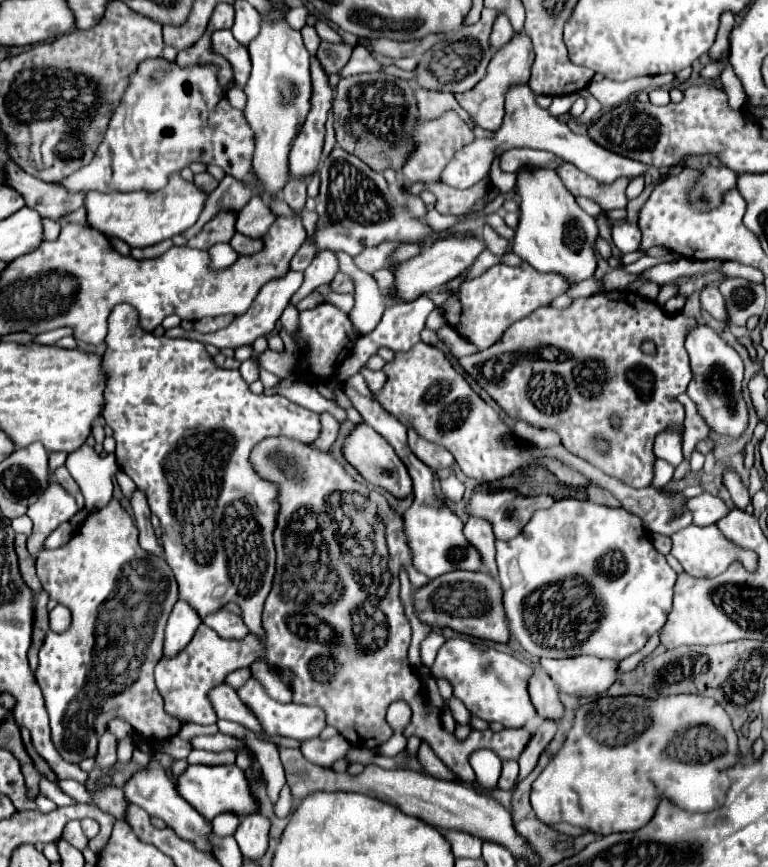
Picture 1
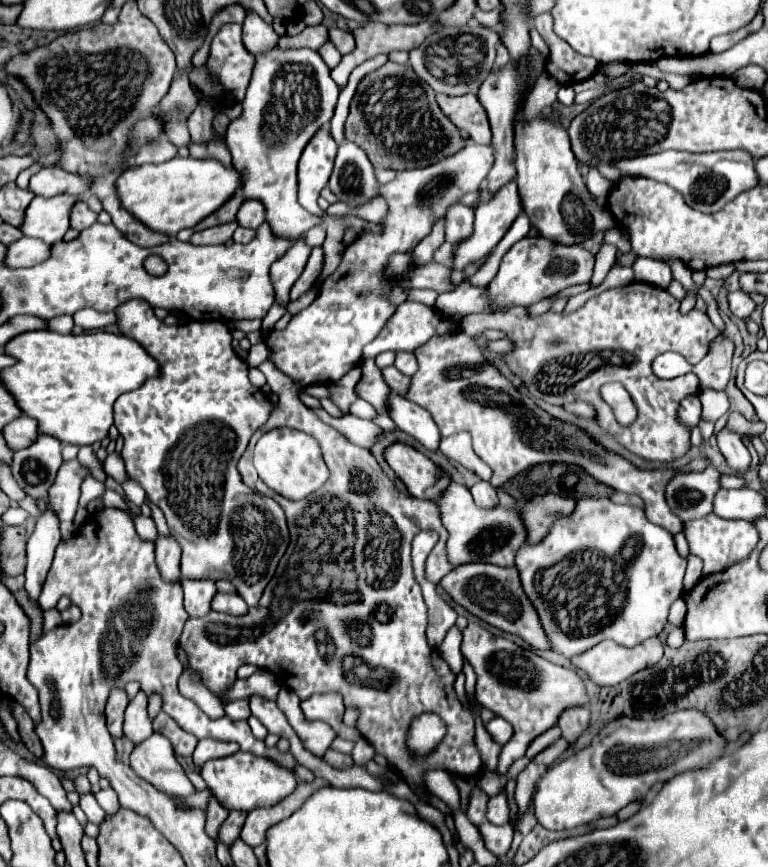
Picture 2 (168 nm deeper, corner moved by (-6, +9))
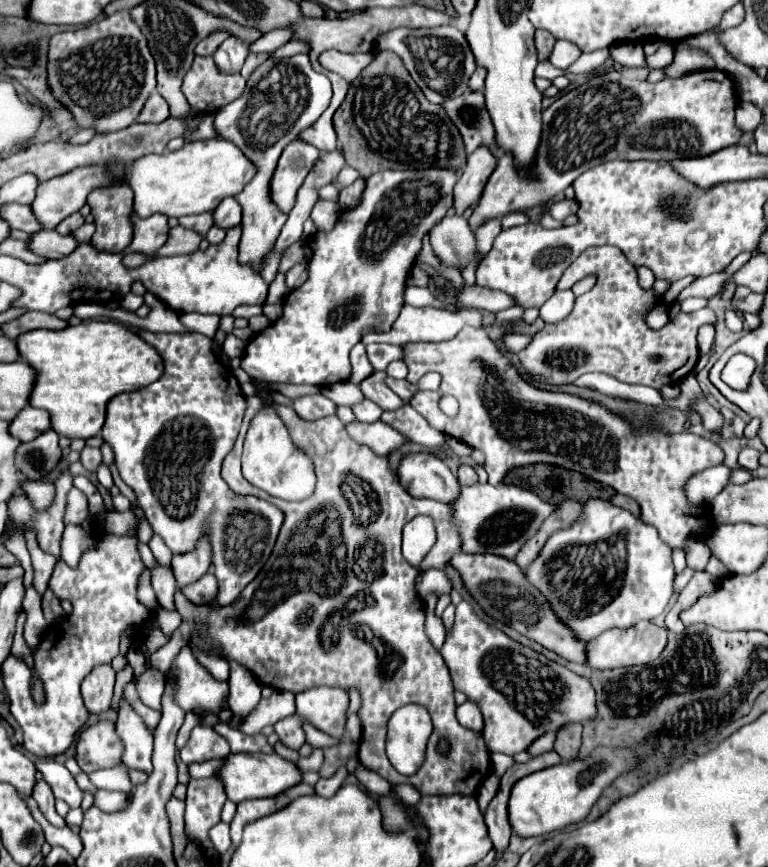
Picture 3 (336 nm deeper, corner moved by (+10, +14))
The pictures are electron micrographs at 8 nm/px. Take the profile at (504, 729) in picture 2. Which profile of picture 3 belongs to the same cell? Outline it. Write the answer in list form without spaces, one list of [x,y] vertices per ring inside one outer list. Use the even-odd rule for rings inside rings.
[[[472,701],[462,703],[462,705],[456,709],[456,717],[458,717],[458,721],[460,721],[464,727],[470,727],[472,731],[482,731],[482,727],[484,727],[482,713],[480,713],[478,705],[472,703]]]

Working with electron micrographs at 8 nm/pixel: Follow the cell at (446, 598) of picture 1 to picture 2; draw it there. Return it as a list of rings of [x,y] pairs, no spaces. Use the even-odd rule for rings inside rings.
[[[462,564],[456,566],[450,574],[446,574],[438,586],[444,588],[456,604],[460,604],[486,624],[504,630],[508,634],[518,634],[534,648],[548,650],[544,630],[540,628],[536,610],[522,592],[516,568],[500,568],[494,564]]]

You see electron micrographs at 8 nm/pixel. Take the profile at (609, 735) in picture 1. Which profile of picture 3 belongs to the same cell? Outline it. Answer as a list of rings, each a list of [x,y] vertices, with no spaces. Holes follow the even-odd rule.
[[[596,749],[590,759],[562,761],[560,765],[536,771],[514,783],[508,801],[508,819],[518,837],[544,835],[572,823],[584,821],[602,791],[624,771],[630,771],[636,755],[630,749]]]

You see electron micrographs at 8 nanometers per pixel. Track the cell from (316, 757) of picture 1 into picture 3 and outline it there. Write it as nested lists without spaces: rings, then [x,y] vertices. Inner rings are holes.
[[[292,715],[274,725],[280,743],[284,743],[288,749],[298,751],[304,745],[304,731],[302,731],[302,717]]]

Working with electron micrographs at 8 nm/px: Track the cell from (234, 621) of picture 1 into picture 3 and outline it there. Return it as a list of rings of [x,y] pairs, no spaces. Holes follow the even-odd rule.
[[[206,573],[204,577],[200,577],[200,581],[194,581],[192,585],[186,585],[180,591],[186,595],[188,601],[192,601],[196,605],[208,605],[216,597],[218,583],[212,573]]]

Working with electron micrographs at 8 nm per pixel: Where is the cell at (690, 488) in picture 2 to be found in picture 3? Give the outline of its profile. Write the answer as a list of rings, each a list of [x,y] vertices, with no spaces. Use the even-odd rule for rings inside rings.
[[[716,465],[702,473],[696,473],[686,483],[688,499],[692,503],[710,503],[730,483],[730,473],[732,469],[726,465]]]

